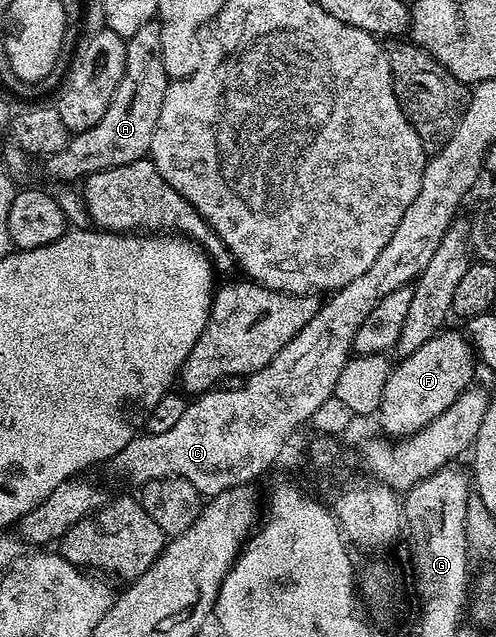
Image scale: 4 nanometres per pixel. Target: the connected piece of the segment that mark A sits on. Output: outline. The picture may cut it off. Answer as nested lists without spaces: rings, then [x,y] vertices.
[[[146,22],[126,41],[126,71],[106,115],[86,131],[69,136],[66,147],[43,162],[44,169],[56,183],[80,183],[91,173],[106,171],[110,167],[122,167],[126,163],[145,160],[149,156],[154,139],[154,127],[158,127],[158,115],[162,111],[162,99],[170,78],[162,63],[162,42],[159,38],[160,22]]]

